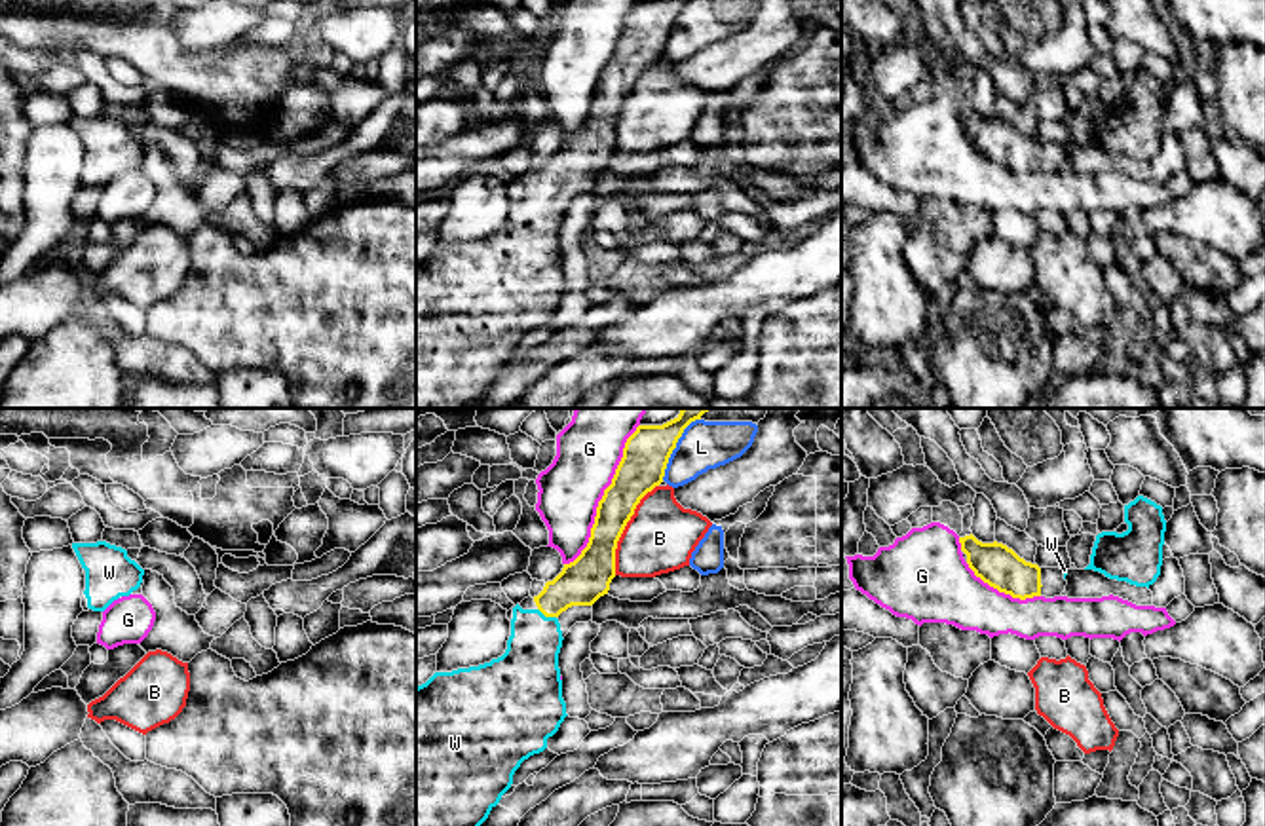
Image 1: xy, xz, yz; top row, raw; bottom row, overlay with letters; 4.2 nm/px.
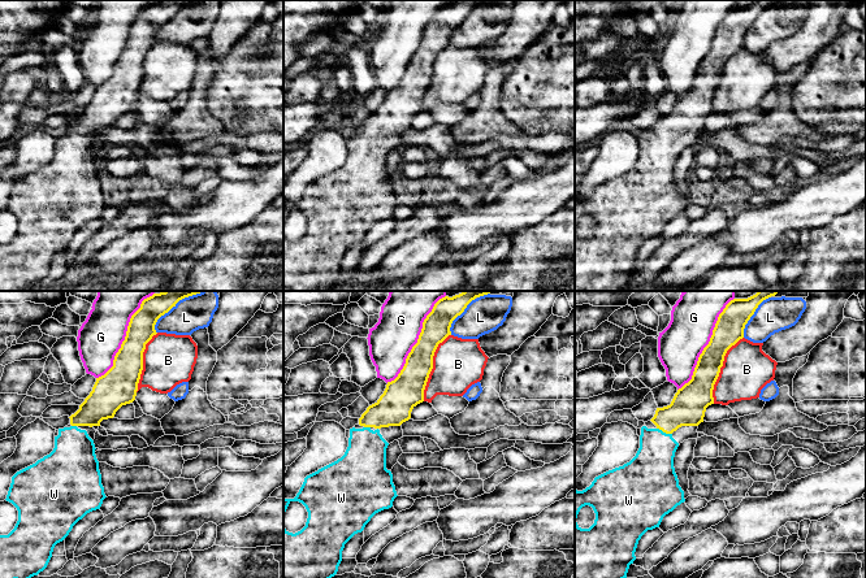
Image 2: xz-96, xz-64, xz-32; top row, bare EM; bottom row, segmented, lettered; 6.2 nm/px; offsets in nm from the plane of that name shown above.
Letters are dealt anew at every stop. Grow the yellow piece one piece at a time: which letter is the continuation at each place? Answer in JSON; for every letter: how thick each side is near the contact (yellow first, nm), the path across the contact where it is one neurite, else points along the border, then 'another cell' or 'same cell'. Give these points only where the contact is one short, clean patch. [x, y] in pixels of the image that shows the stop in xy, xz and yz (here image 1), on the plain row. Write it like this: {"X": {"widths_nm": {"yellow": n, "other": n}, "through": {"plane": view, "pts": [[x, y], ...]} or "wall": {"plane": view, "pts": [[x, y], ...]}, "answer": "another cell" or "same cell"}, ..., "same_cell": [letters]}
{"B": {"widths_nm": {"yellow": 190, "other": 300}, "answer": "another cell"}, "G": {"widths_nm": {"yellow": 190, "other": 260}, "answer": "another cell"}, "L": {"widths_nm": {"yellow": 200, "other": 190}, "answer": "another cell"}, "W": {"widths_nm": {"yellow": 190, "other": 260}, "through": {"plane": "xz", "pts": [[582, 156], [547, 190], [536, 207], [528, 245]]}, "answer": "same cell"}, "same_cell": ["W"]}

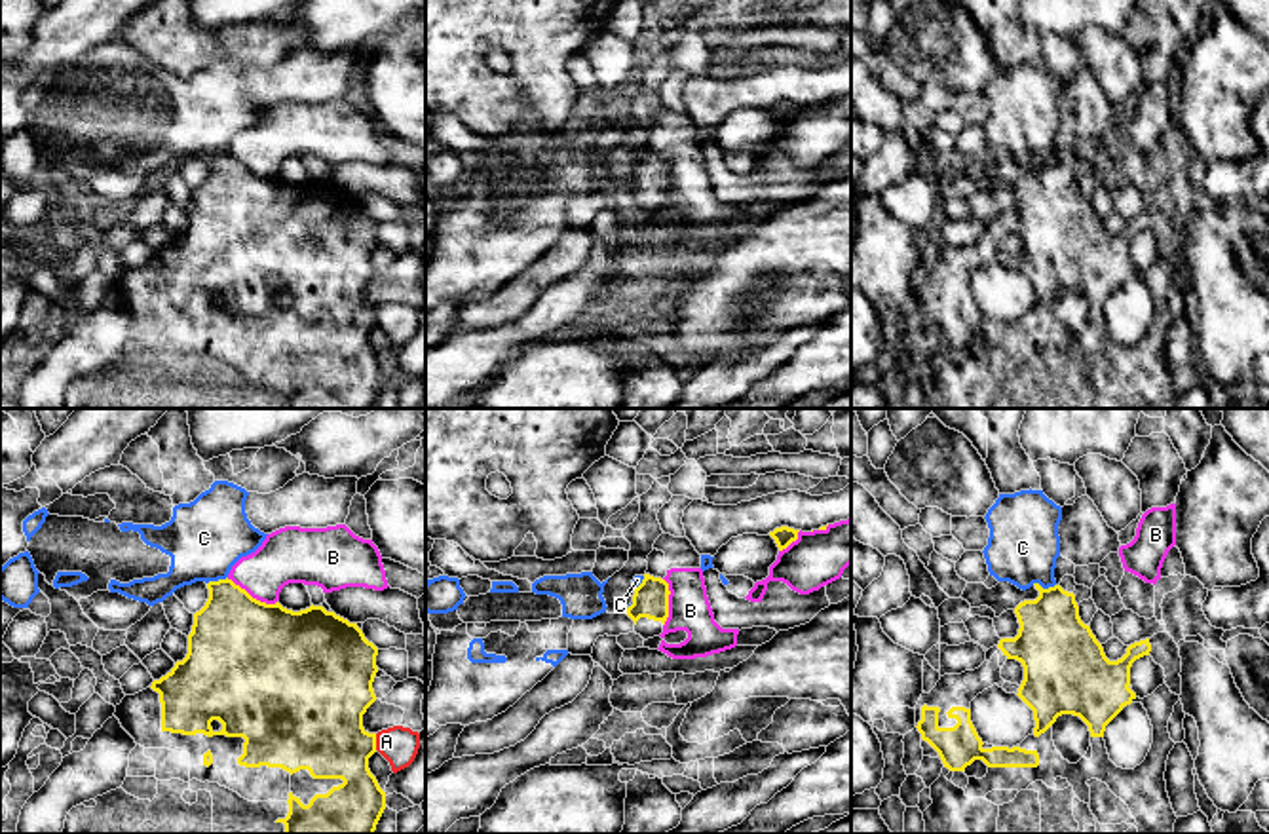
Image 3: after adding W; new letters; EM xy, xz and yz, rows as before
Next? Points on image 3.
{"A": {"widths_nm": {"yellow": 380, "other": 160}, "answer": "another cell"}, "B": {"widths_nm": {"yellow": 480, "other": 240}, "answer": "another cell"}, "C": {"widths_nm": {"yellow": 320, "other": 300}, "wall": {"plane": "yz", "pts": [[1032, 158], [1055, 160]]}, "answer": "another cell"}, "same_cell": []}

